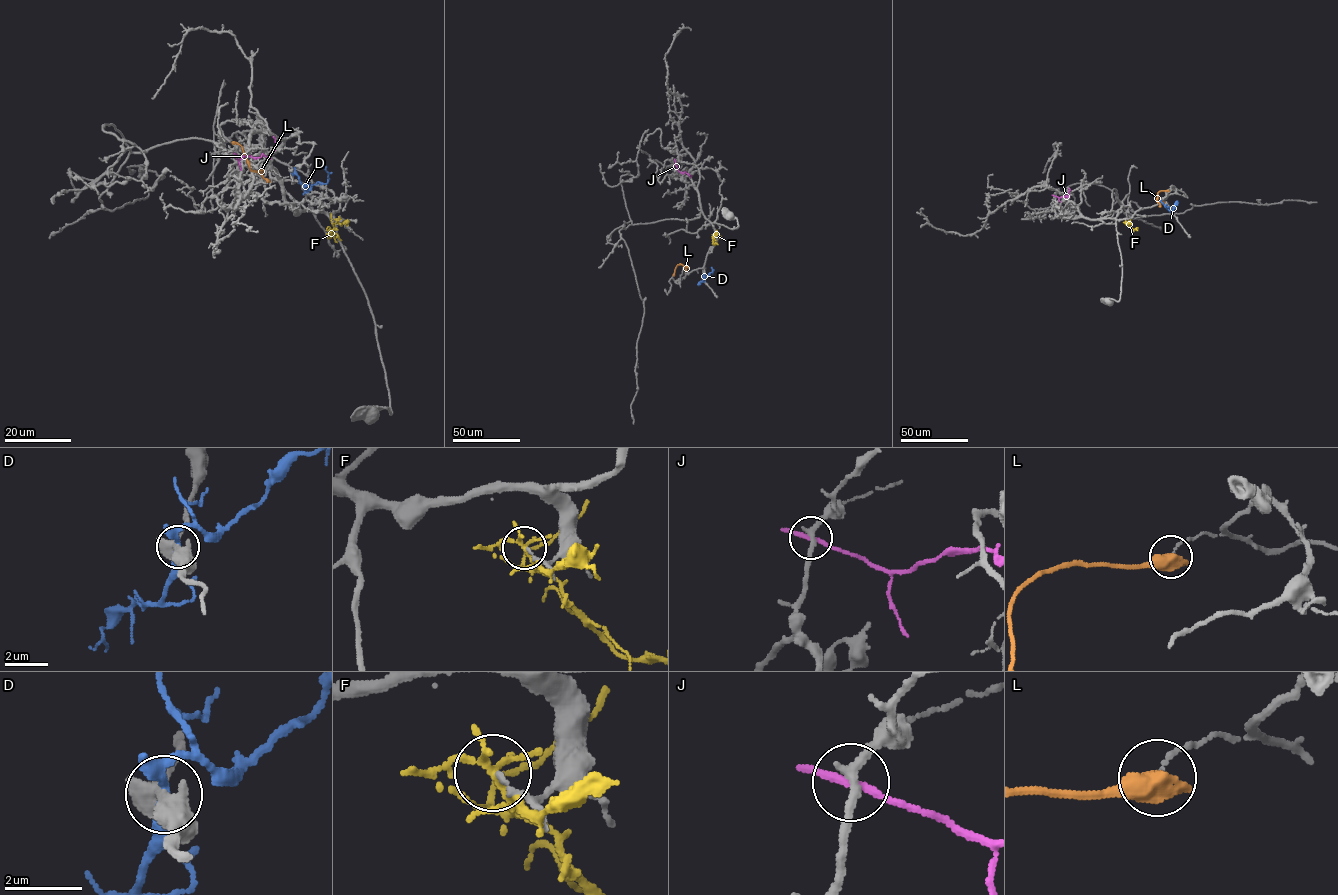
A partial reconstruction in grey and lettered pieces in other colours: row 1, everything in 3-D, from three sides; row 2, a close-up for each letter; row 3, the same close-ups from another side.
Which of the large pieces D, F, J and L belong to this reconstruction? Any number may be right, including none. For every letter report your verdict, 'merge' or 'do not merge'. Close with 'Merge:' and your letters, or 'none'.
D: do not merge
F: do not merge
J: do not merge
L: do not merge
Merge: none

